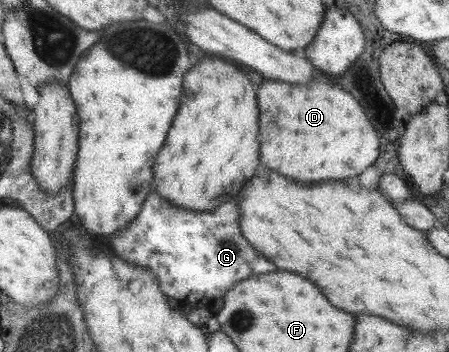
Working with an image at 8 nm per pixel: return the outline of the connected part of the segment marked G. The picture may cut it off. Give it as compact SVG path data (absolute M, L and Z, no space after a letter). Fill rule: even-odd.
M151 190L151 194L147 195L135 218L121 230L114 232L108 245L118 259L125 260L132 266L142 266L150 270L154 274L154 278L158 280L160 292L164 296L170 296L178 302L186 302L192 309L209 307L215 298L222 298L226 294L226 290L230 290L230 286L234 286L234 282L240 282L246 276L266 274L266 272L276 270L272 262L262 258L244 240L244 236L240 234L240 228L236 224L238 216L238 206L234 200L229 200L210 211L196 213L169 205Z

